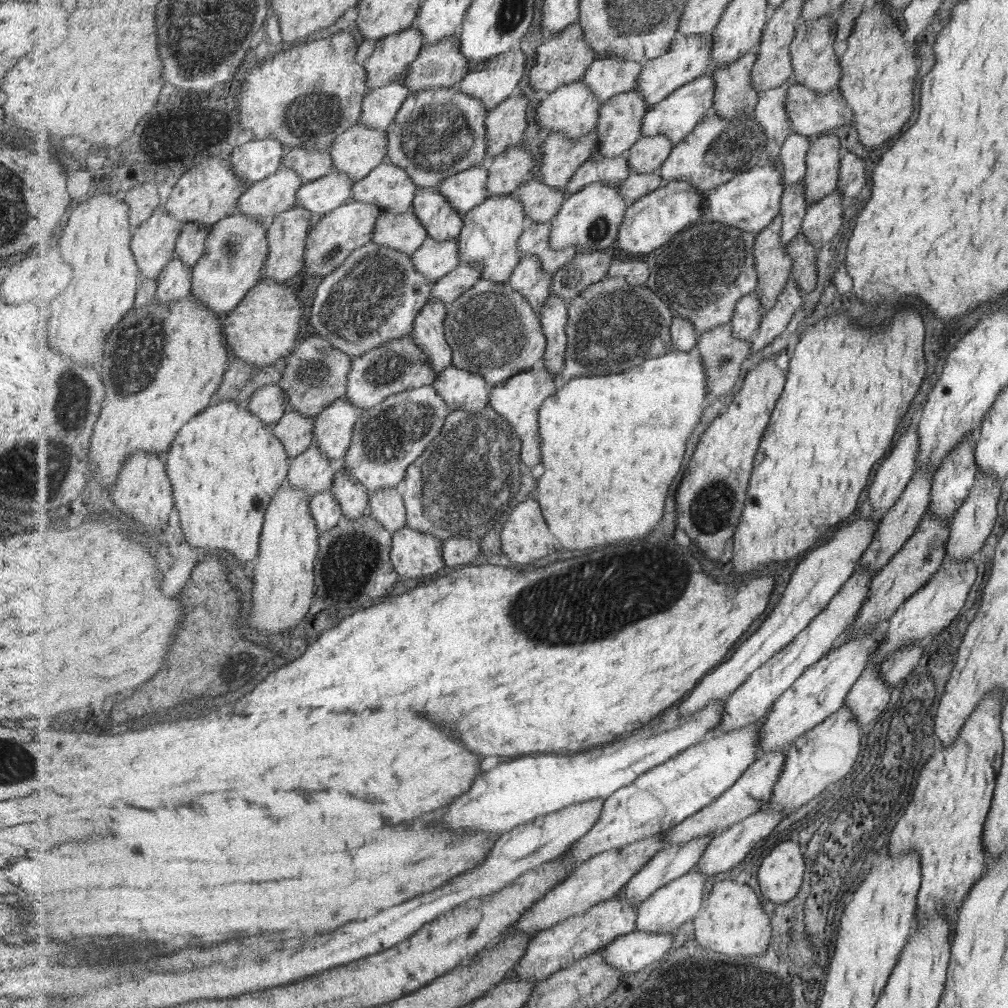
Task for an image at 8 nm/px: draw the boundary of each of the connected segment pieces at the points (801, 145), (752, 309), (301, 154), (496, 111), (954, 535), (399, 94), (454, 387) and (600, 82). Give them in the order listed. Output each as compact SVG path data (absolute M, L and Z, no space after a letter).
M793 133L782 144L777 164L781 168L785 183L792 185L801 183L807 174L807 160L809 149L813 138L801 136L801 134Z
M755 292L741 298L737 303L737 310L730 322L733 334L741 340L751 340L757 334L761 321L765 317L766 309L761 302L761 296Z
M295 147L287 150L281 168L295 170L303 183L310 183L333 171L332 159L330 150Z
M515 93L489 112L487 120L489 150L487 162L507 148L516 146L527 130L527 98Z
M977 471L969 494L953 513L945 557L957 559L957 561L974 560L976 558L985 538L991 532L991 528L995 526L995 518L997 518L995 516L995 504L997 504L997 500L999 500L999 481L993 475Z
M404 81L372 89L363 100L359 123L373 130L387 130L410 94L409 86L405 86Z
M454 365L439 374L433 386L452 411L465 408L477 412L490 404L491 391L486 378Z
M621 58L596 59L589 66L582 81L597 94L601 103L617 94L631 91L645 68L643 62Z

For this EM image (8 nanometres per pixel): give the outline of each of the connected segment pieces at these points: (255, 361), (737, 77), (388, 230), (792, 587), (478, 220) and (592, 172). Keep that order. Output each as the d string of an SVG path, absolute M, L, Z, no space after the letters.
M261 278L259 284L249 291L241 304L224 315L223 324L228 345L246 367L255 371L275 364L288 357L296 347L299 322L303 304L297 297L298 281L275 282L273 278Z
M753 50L729 66L712 72L717 82L712 113L719 114L725 120L754 114L760 101L760 93L753 86L753 65L756 64L757 57L759 51Z
M410 209L403 214L384 212L377 217L372 241L412 255L421 248L427 237L428 230L424 223Z
M865 517L855 519L845 524L843 528L839 528L839 532L835 532L835 536L829 542L809 551L797 564L782 598L759 629L738 646L728 661L721 663L700 680L693 693L688 694L679 704L677 710L679 715L681 717L693 715L699 709L705 709L713 699L728 698L749 680L752 672L760 669L775 654L781 652L781 649L793 642L801 632L804 632L813 619L825 610L833 597L841 592L845 583L860 566L860 560L872 545L877 531L875 519Z
M512 194L489 196L488 200L463 216L465 224L459 236L461 264L485 264L483 280L509 281L524 256L519 244L529 223L525 204Z
M597 150L590 160L581 165L571 177L571 181L565 186L568 197L593 182L607 182L609 185L620 186L631 176L631 166L626 154L608 158L600 153Z

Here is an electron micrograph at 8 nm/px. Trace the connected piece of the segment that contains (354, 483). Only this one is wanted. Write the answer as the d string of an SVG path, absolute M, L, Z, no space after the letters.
M342 462L337 465L334 486L331 490L347 518L358 519L368 513L371 497L367 494L365 484L361 484Z

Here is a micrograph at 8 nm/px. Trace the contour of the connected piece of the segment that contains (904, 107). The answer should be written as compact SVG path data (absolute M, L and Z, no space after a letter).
M875 4L857 18L847 50L841 55L844 76L837 86L855 112L853 123L860 142L867 150L875 150L887 138L895 136L909 118L913 100L911 88L917 74L913 45L918 45L918 40L905 44L905 34L897 29L897 23L889 13L881 12L882 6Z

